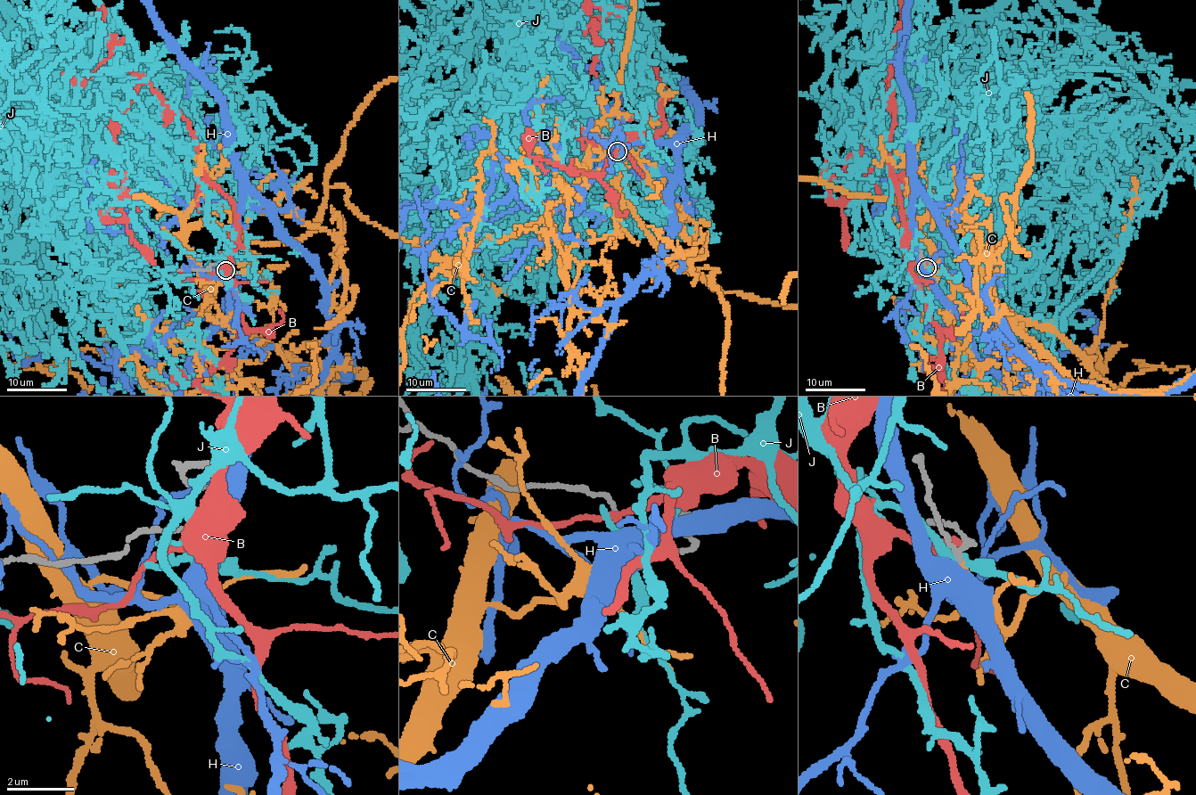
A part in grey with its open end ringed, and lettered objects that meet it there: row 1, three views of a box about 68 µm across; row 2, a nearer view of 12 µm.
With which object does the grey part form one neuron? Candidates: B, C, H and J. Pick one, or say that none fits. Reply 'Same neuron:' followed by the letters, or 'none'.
Same neuron: C

